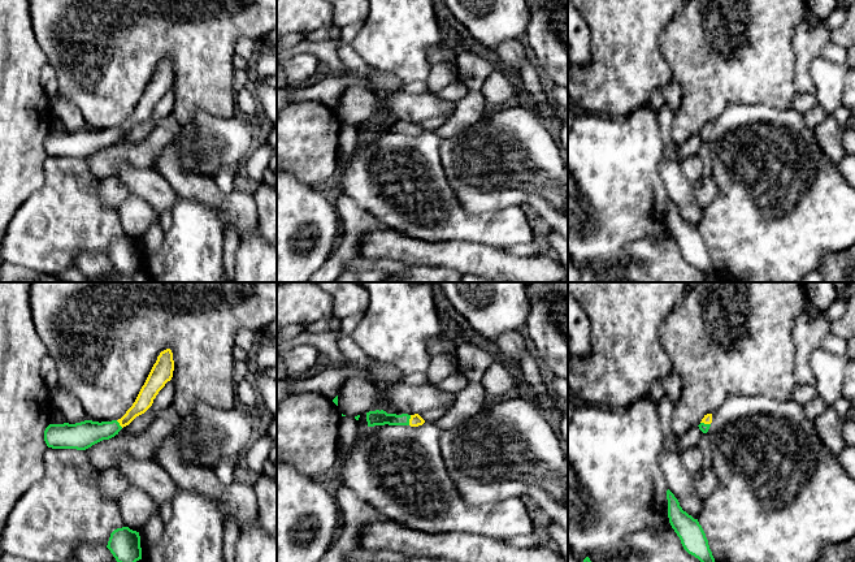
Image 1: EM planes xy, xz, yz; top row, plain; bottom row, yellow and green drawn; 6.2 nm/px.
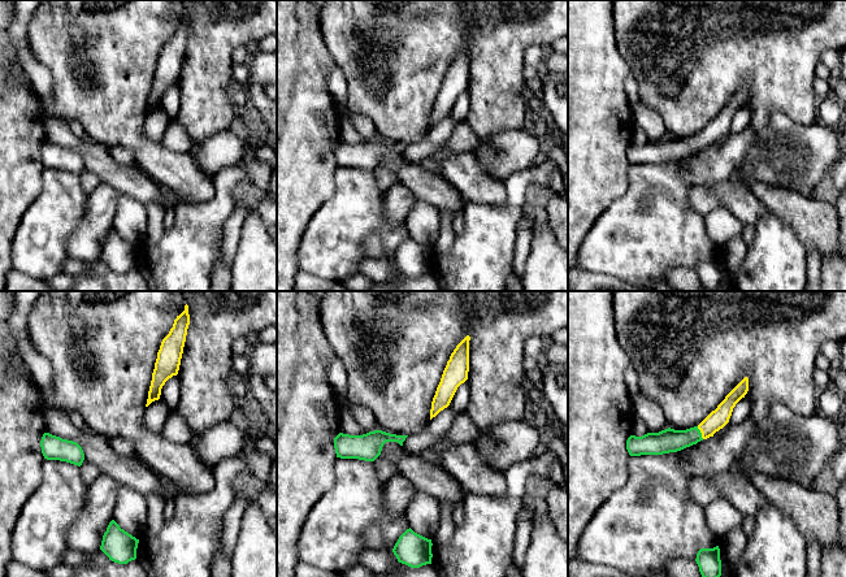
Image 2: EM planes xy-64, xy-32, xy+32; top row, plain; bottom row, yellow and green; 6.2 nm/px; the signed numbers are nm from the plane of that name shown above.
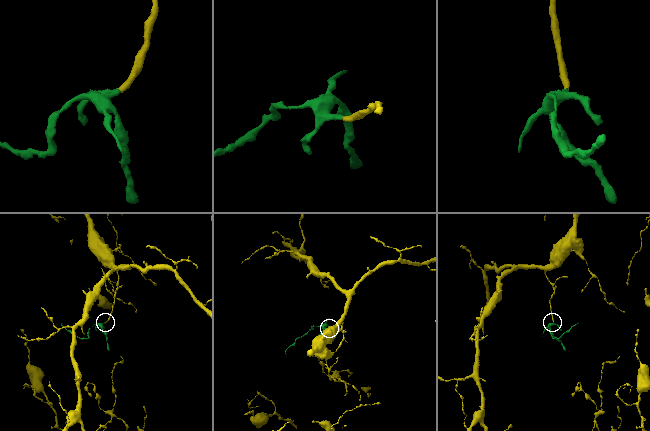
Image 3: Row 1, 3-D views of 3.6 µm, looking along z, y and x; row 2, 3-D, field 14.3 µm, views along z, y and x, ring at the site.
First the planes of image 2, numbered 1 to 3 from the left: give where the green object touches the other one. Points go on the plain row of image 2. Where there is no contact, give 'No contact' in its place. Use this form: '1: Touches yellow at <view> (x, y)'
1: No contact
2: No contact
3: Touches yellow at xy+32 (701, 141)

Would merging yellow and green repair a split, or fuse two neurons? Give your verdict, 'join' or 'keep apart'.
join

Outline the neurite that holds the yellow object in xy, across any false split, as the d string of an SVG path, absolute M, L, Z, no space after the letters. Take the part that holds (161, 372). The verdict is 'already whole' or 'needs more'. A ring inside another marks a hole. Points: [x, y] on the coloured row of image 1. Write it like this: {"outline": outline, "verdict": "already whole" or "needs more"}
{"outline": "M166 349L157 356L135 402L121 419L101 423L84 420L75 424L49 424L44 431L47 446L52 449L86 450L103 440L114 437L123 427L152 406L159 392L172 380L173 371L173 353Z", "verdict": "needs more"}

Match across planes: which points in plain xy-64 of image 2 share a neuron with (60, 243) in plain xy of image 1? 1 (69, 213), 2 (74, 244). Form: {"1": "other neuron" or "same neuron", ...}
{"1": "same neuron", "2": "other neuron"}

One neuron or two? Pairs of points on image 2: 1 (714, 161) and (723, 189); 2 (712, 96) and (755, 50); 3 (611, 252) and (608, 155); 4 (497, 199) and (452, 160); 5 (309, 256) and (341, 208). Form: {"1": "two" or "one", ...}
{"1": "two", "2": "one", "3": "two", "4": "one", "5": "one"}

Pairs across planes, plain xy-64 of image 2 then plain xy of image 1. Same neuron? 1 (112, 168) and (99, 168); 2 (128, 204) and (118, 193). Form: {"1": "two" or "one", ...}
{"1": "two", "2": "two"}

